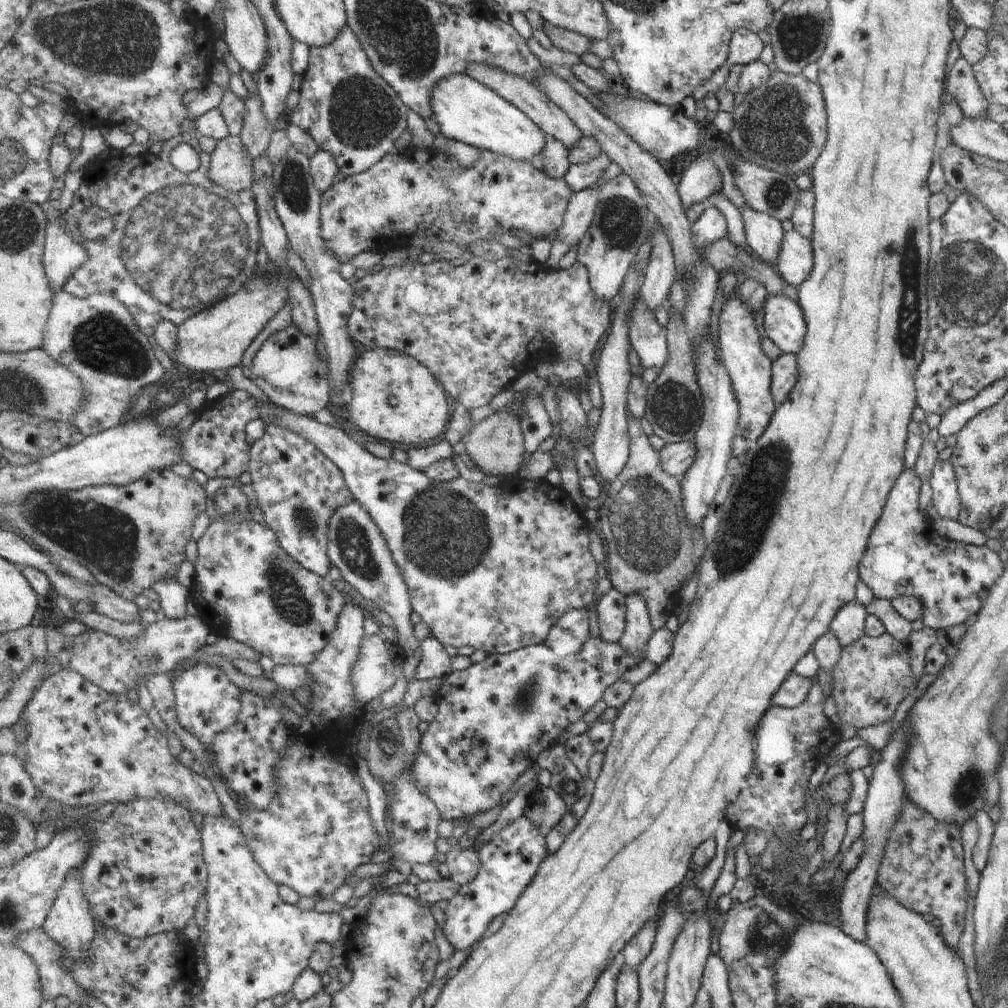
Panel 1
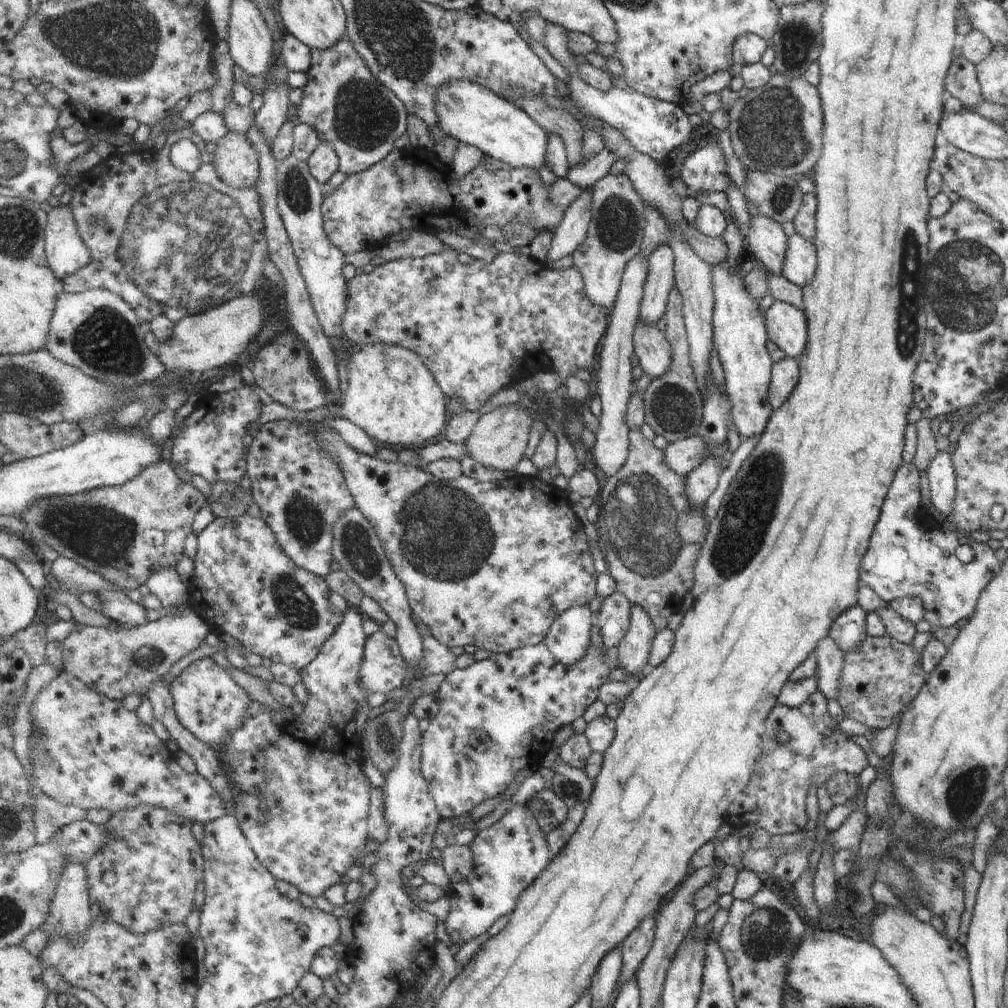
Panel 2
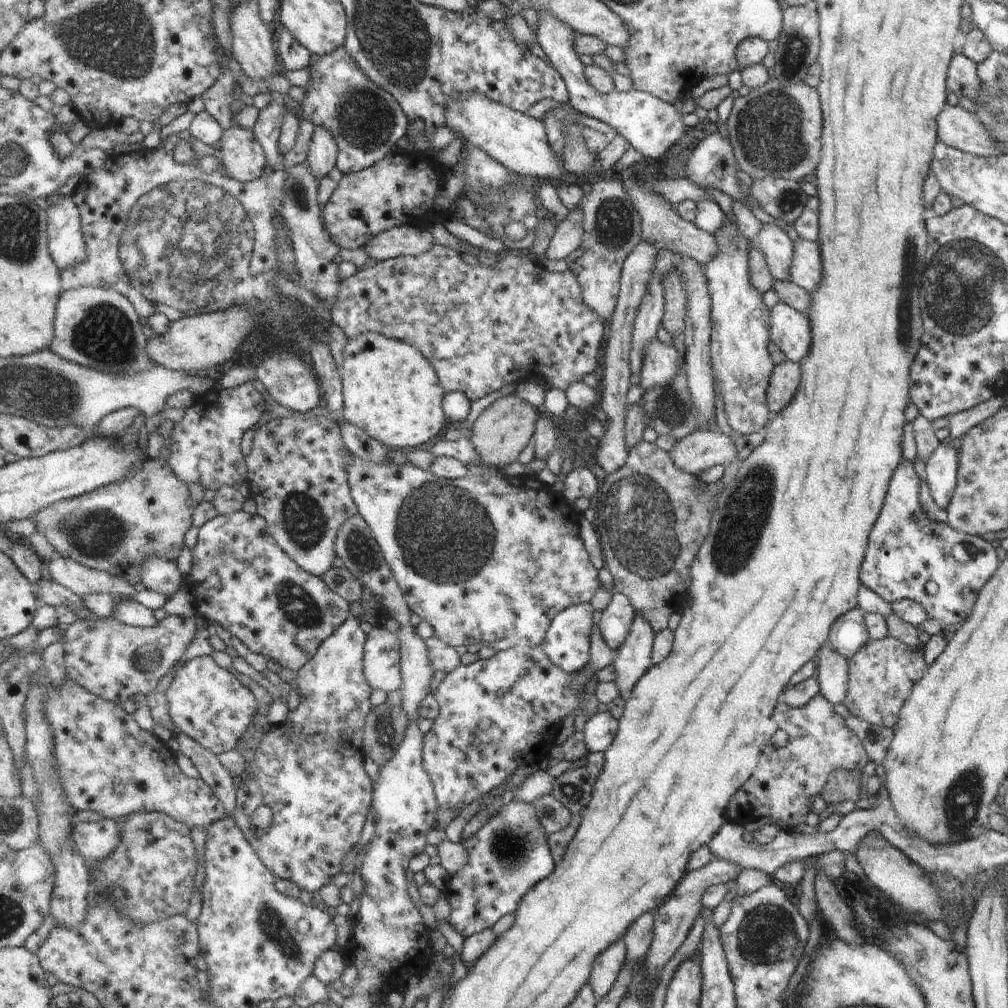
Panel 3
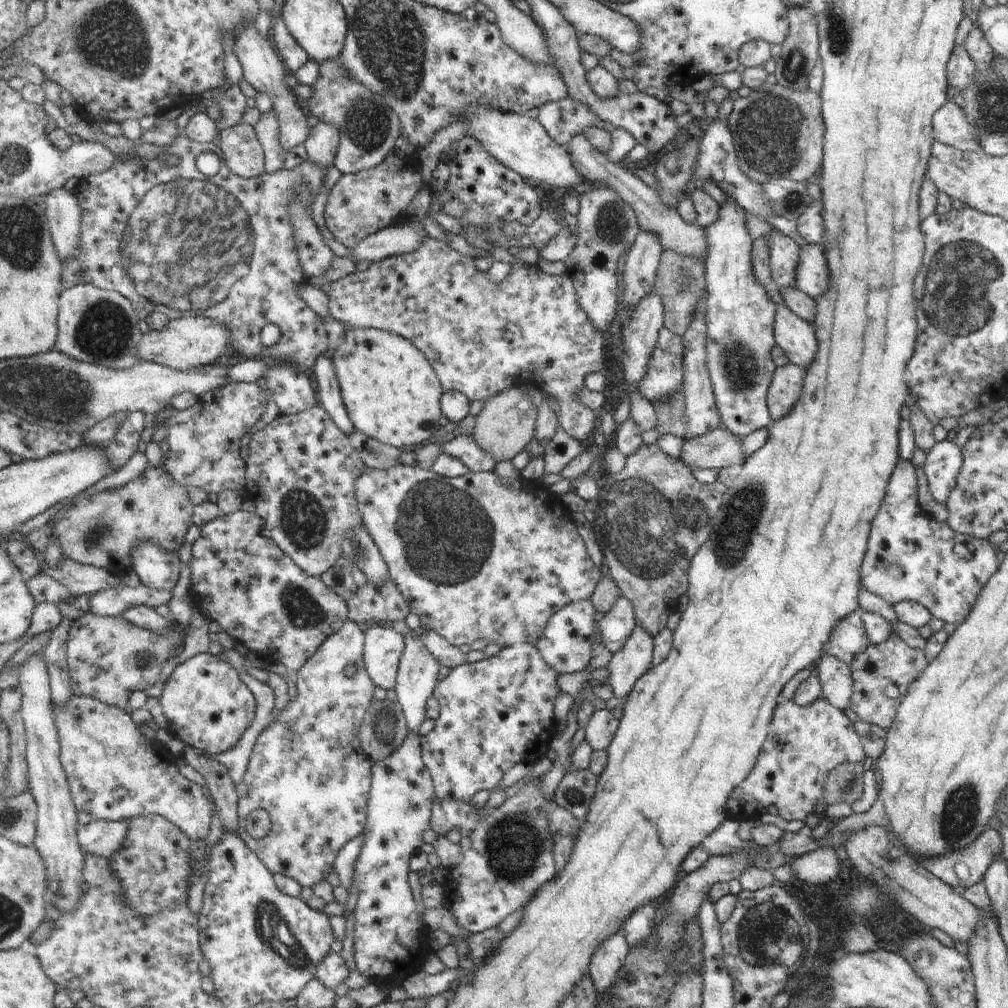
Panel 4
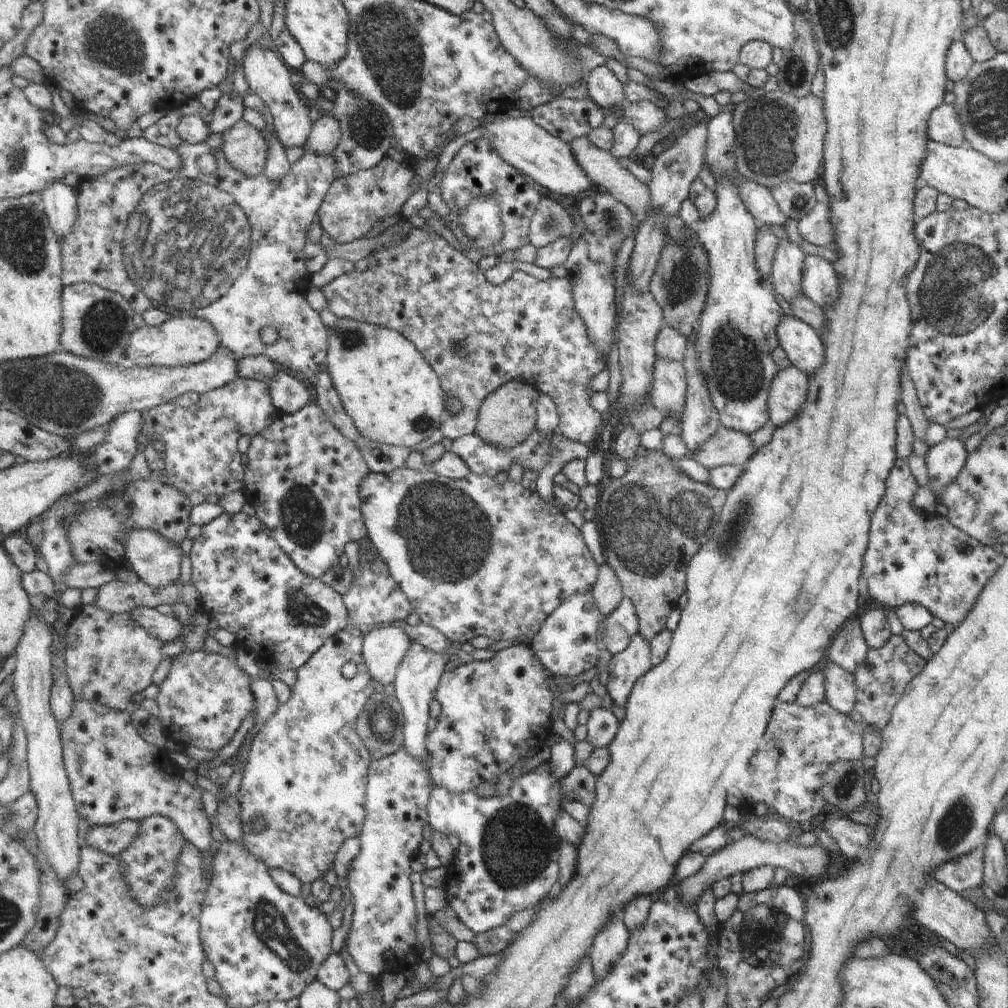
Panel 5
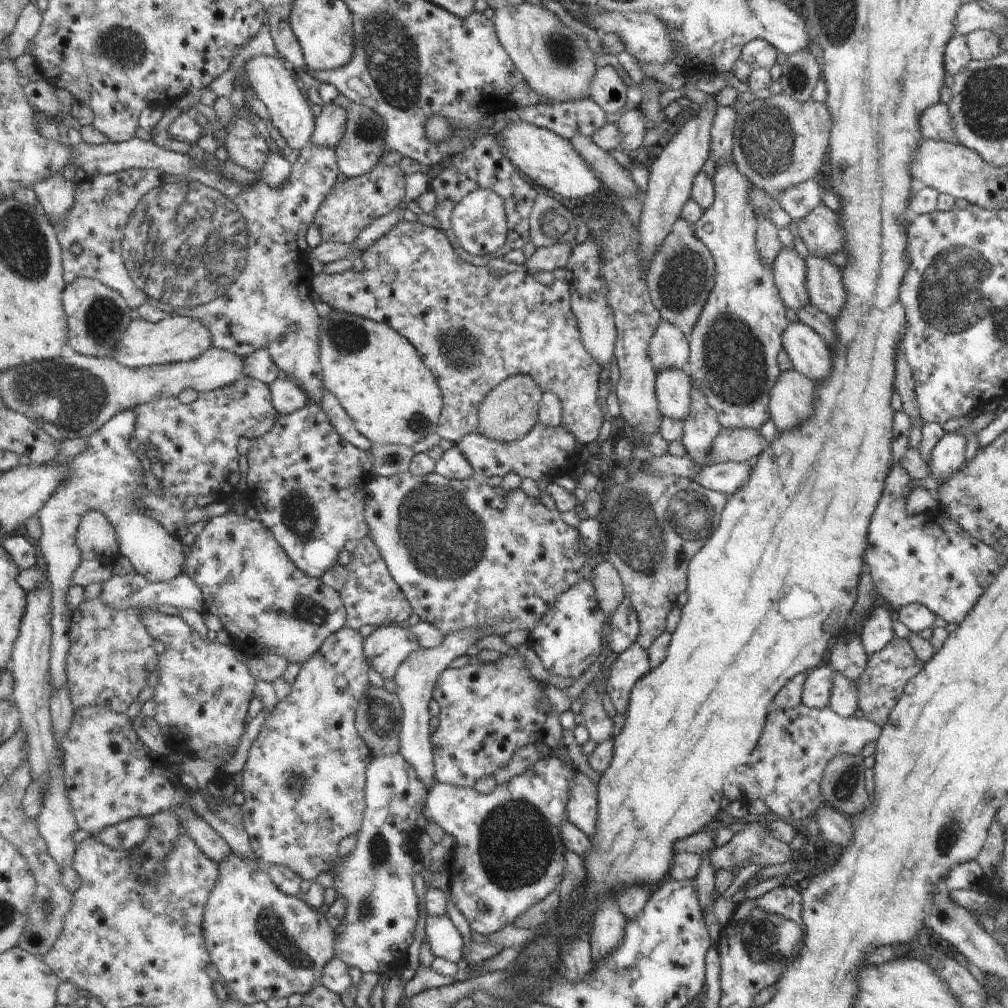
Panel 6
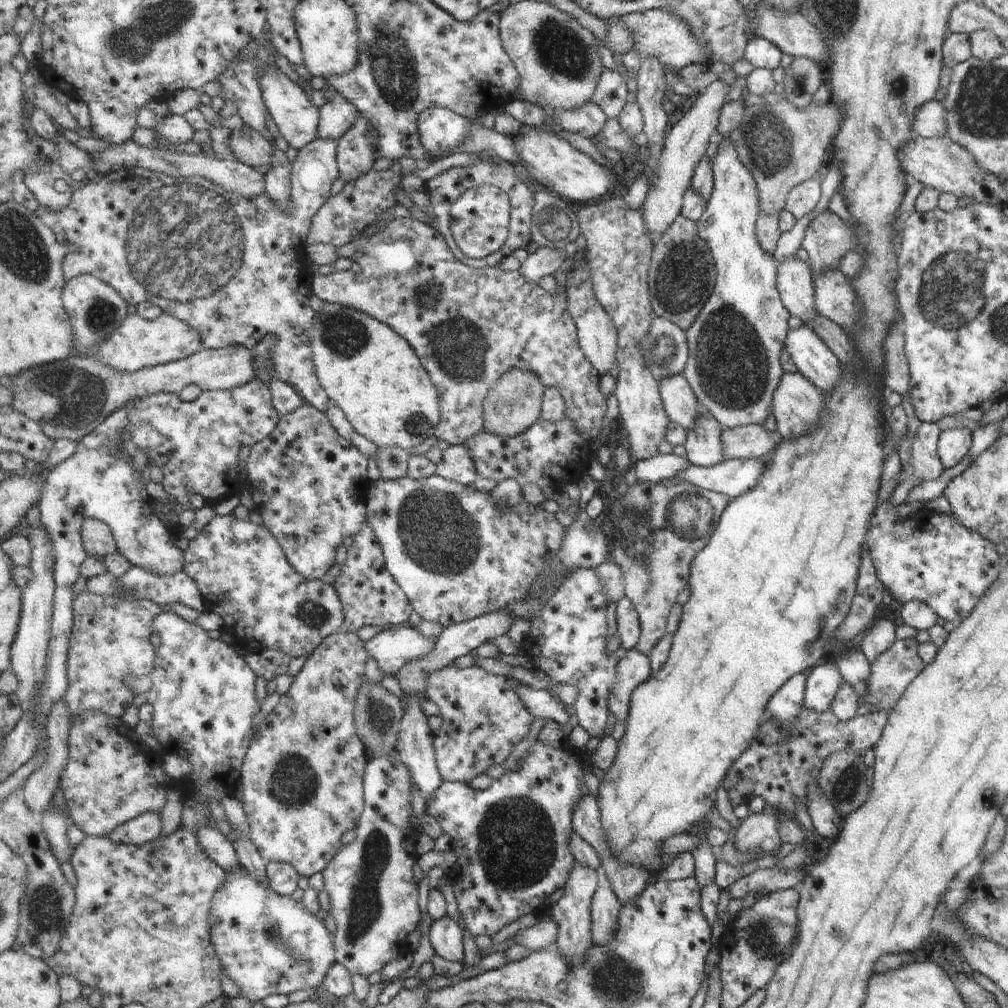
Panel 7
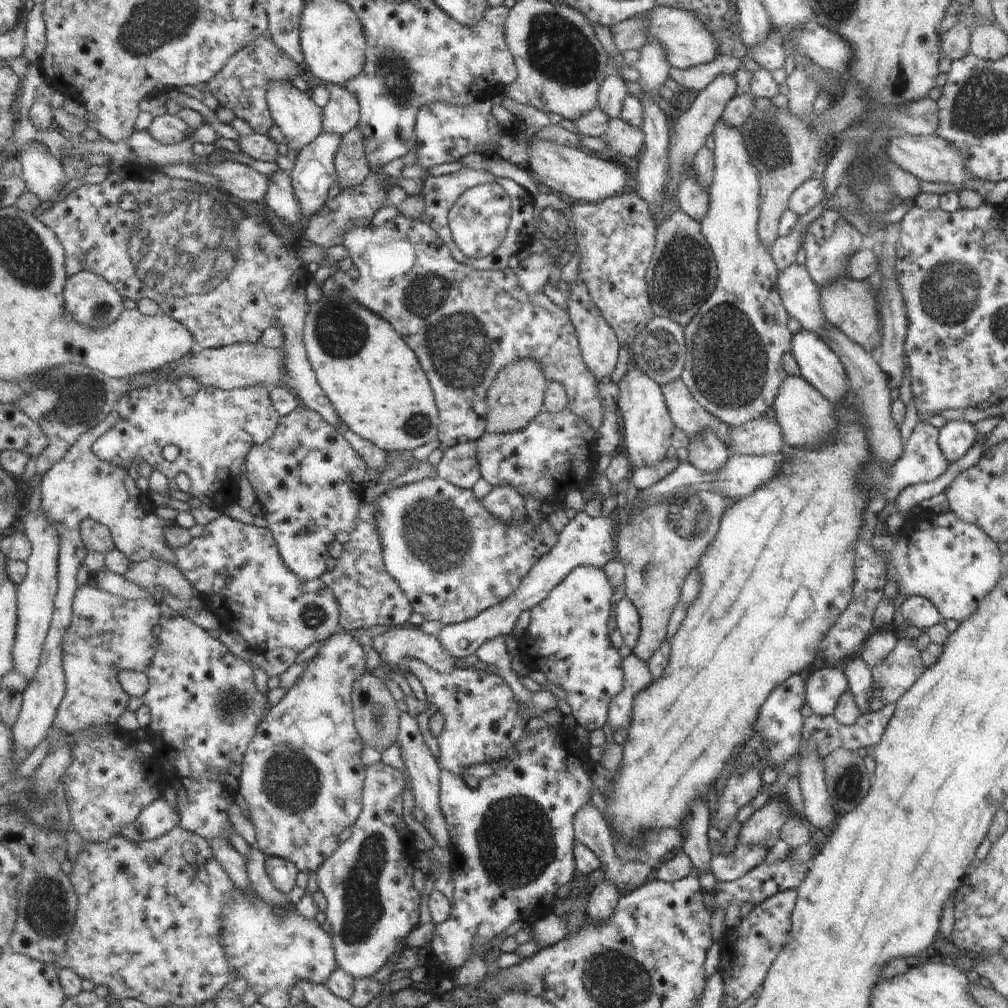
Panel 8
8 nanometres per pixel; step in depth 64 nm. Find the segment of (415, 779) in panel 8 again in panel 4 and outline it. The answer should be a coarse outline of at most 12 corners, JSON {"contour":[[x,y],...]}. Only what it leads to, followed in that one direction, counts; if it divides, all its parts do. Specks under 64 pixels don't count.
{"contour":[[403,634],[397,700],[422,736],[442,666],[419,636]]}

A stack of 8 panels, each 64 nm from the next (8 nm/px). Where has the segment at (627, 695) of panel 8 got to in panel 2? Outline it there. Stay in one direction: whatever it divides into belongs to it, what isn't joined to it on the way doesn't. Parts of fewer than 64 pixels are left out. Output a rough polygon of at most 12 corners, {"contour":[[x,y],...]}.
{"contour":[[633,604],[631,628],[616,647],[631,678],[651,671],[657,632],[647,610]]}

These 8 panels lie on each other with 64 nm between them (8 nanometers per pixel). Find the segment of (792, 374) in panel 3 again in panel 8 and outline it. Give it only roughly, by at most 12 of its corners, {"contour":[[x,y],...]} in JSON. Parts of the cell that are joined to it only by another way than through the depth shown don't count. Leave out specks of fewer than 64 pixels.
{"contour":[[786,375],[772,402],[783,442],[813,448],[837,416],[801,376]]}

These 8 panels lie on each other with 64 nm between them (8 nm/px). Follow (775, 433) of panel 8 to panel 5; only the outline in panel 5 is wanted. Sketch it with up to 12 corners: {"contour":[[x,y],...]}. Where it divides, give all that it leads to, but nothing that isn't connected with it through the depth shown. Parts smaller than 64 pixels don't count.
{"contour":[[719,426],[689,458],[707,470],[742,468],[749,435]]}

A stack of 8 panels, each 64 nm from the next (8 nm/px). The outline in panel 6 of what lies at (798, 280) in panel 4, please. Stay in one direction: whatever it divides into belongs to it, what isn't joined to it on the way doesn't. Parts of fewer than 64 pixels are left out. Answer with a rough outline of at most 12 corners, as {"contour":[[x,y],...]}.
{"contour":[[807,255],[809,302],[831,318],[845,304],[837,267]]}

